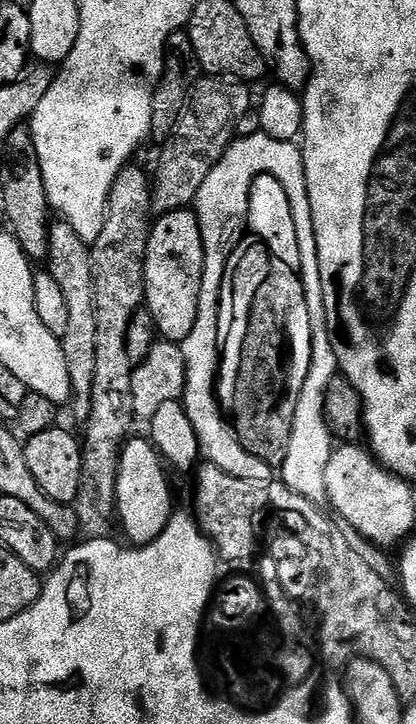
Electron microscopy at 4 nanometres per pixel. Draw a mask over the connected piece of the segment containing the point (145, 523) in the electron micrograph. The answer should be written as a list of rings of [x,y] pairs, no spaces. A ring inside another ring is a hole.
[[[129,439],[120,449],[120,464],[116,470],[116,503],[114,512],[120,515],[120,524],[129,536],[131,543],[143,546],[154,542],[158,534],[172,517],[172,488],[168,485],[168,476],[164,473],[165,461],[151,439]]]

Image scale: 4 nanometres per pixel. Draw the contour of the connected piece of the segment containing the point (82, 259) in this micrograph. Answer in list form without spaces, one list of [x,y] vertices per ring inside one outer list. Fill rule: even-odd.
[[[56,222],[48,229],[48,258],[46,270],[62,286],[66,302],[66,330],[60,337],[62,354],[66,354],[66,370],[70,373],[72,398],[70,409],[80,422],[87,421],[92,405],[94,390],[94,334],[96,333],[96,311],[94,310],[94,290],[92,289],[92,249],[69,224]],[[84,295],[84,300],[76,296]]]

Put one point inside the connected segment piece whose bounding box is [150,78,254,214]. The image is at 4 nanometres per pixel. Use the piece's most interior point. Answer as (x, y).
(205, 128)

